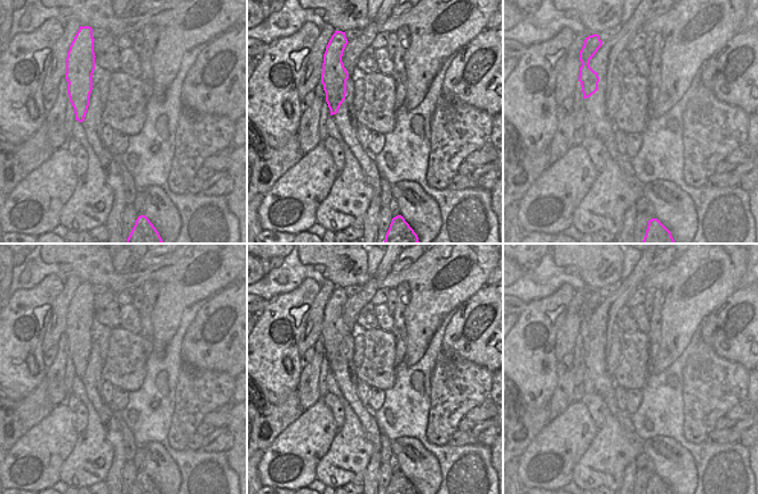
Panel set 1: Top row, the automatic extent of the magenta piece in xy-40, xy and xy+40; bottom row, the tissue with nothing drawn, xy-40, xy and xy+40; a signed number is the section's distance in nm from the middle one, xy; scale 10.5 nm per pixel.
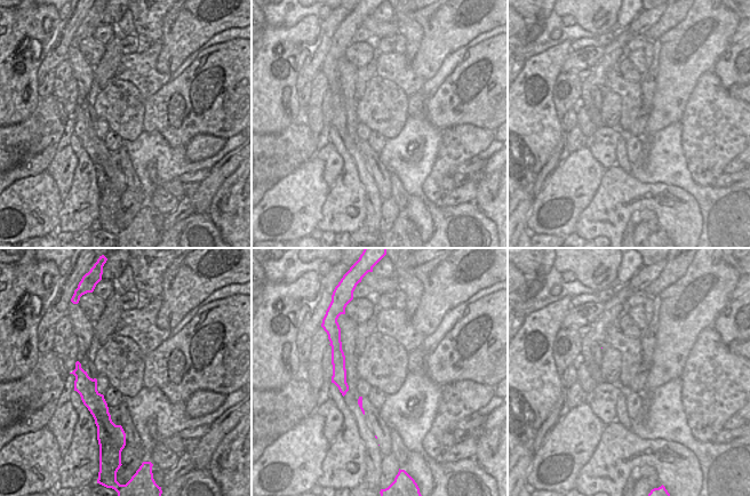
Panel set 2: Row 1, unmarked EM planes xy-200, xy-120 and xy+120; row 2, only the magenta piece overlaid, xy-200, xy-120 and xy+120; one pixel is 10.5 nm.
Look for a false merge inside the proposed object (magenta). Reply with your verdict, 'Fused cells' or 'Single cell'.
Single cell

